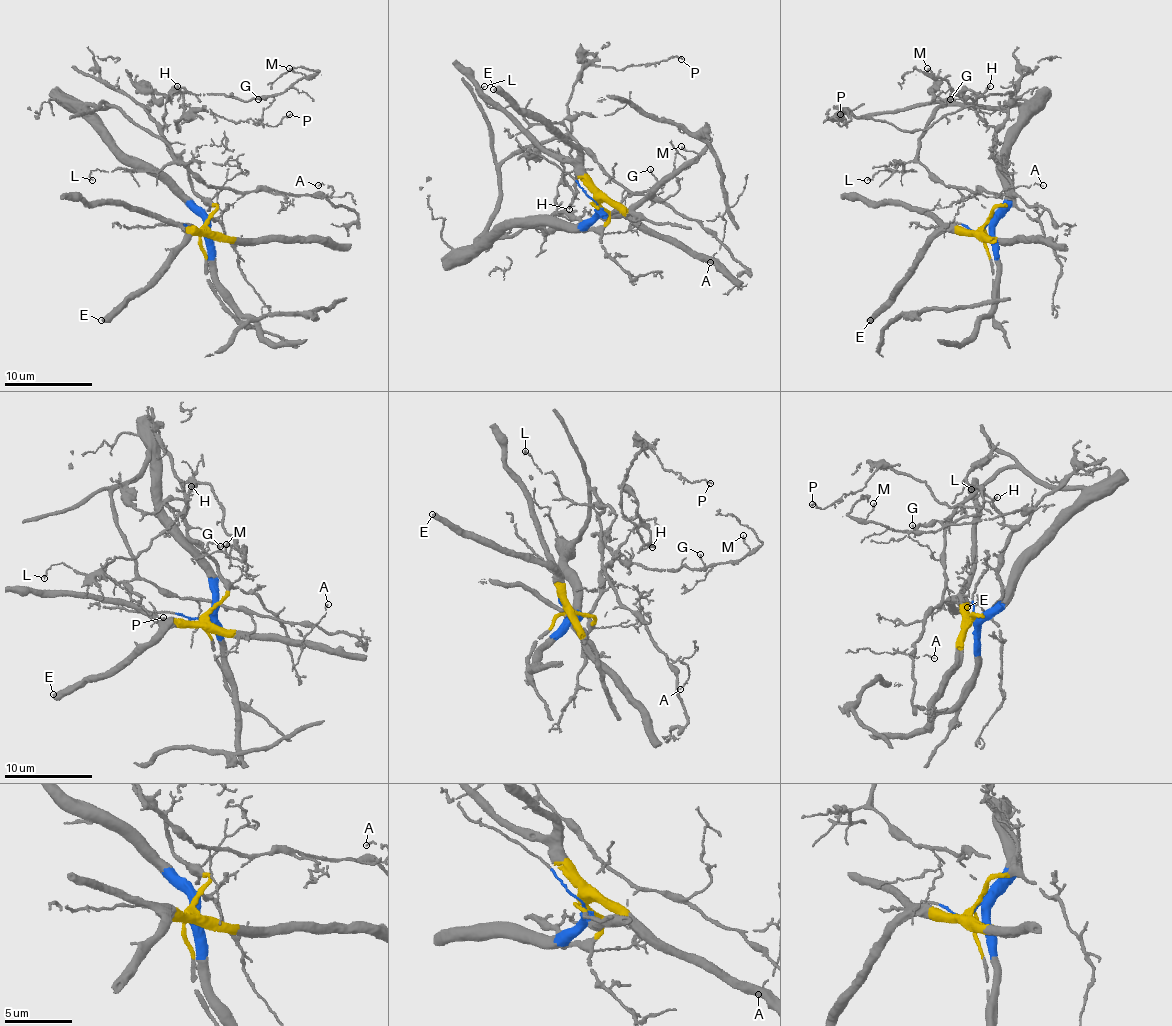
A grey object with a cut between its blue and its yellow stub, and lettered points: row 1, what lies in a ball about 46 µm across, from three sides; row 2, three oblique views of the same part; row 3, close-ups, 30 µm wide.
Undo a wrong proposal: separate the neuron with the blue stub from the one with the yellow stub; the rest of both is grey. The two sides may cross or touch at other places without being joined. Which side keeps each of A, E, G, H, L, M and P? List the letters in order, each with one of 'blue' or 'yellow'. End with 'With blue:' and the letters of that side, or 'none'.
A: blue
E: yellow
G: yellow
H: yellow
L: blue
M: yellow
P: yellow
With blue: A, L

